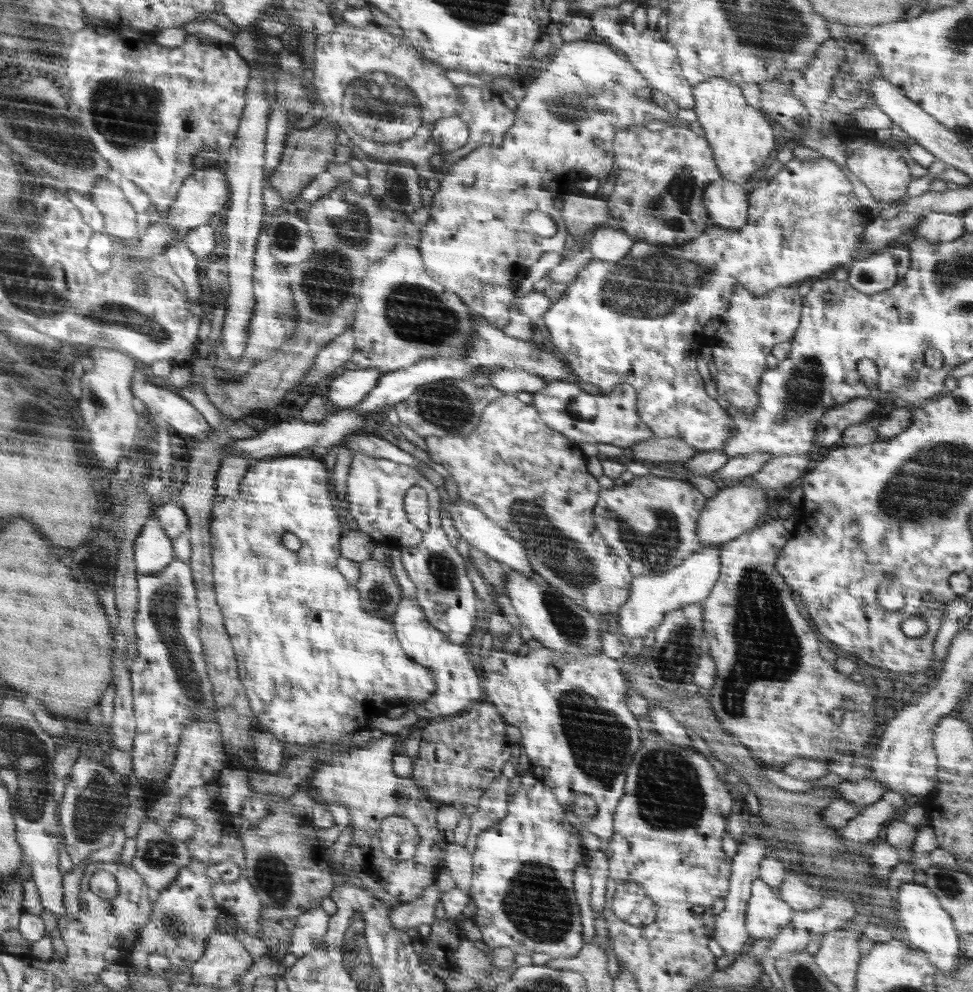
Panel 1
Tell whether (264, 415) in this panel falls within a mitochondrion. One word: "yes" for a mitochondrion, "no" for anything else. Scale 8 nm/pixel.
no

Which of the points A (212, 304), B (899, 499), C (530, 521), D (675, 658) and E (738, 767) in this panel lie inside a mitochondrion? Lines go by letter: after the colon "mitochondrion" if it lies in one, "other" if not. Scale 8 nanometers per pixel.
A: other
B: mitochondrion
C: mitochondrion
D: mitochondrion
E: other

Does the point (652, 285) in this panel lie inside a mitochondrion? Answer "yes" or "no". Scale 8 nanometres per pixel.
yes

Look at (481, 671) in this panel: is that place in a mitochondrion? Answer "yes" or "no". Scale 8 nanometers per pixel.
no

